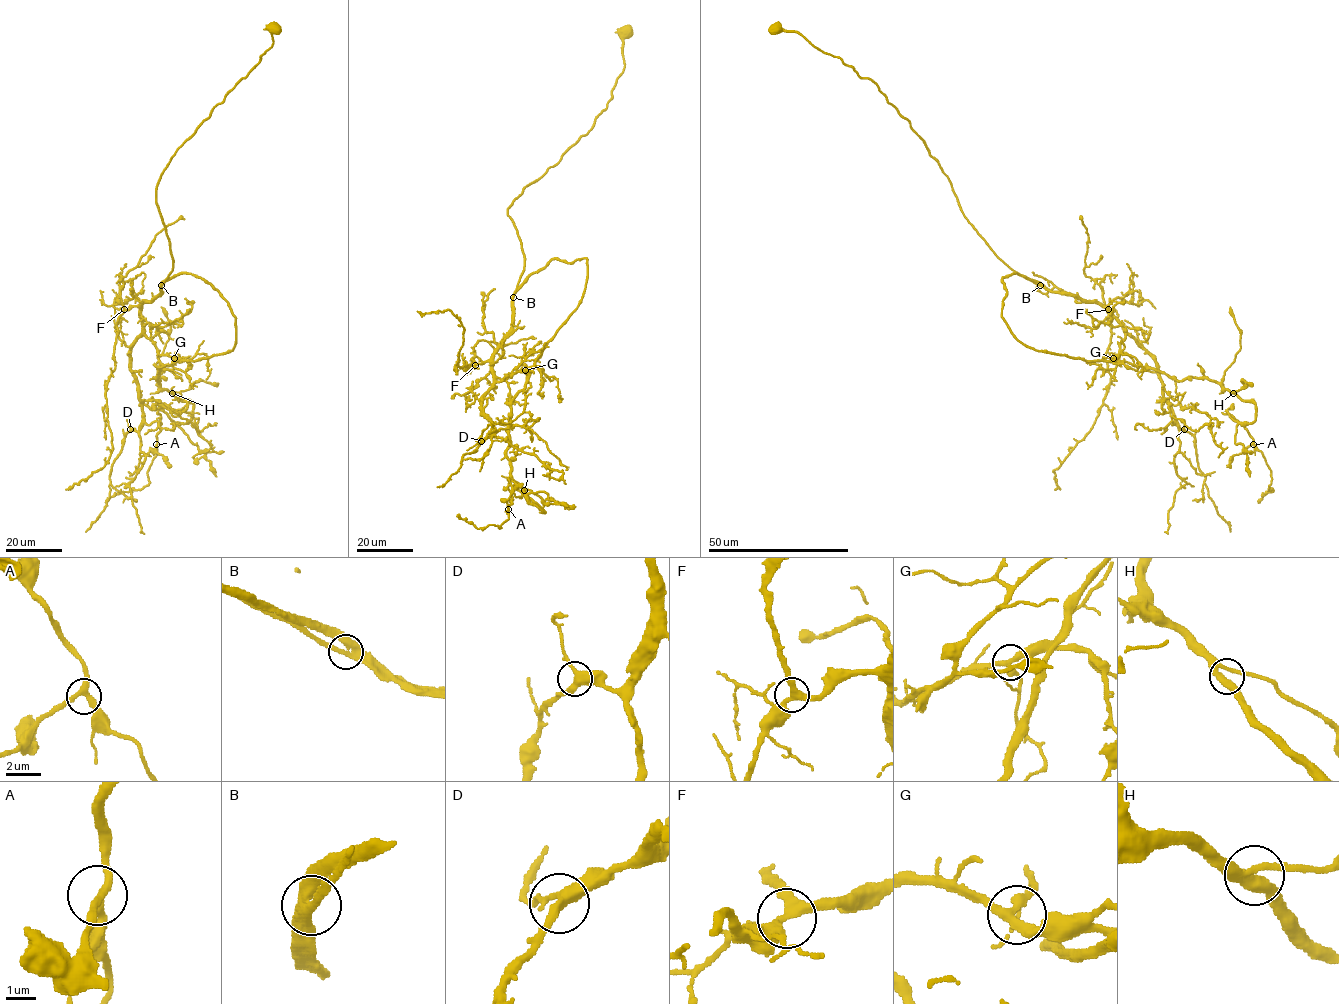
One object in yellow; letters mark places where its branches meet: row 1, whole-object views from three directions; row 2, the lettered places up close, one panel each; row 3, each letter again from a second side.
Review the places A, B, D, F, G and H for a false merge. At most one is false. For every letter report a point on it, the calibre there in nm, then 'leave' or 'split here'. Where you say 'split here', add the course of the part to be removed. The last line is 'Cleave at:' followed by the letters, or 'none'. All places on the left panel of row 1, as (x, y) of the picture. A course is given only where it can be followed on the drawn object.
A: place (156, 444); calibre 280 nm; leave
B: place (161, 285); calibre 340 nm; leave
D: place (130, 429); calibre 360 nm; leave
F: place (124, 309); calibre 280 nm; leave
G: place (174, 358); calibre 320 nm; leave
H: place (172, 393); calibre 340 nm; leave
Cleave at: none

